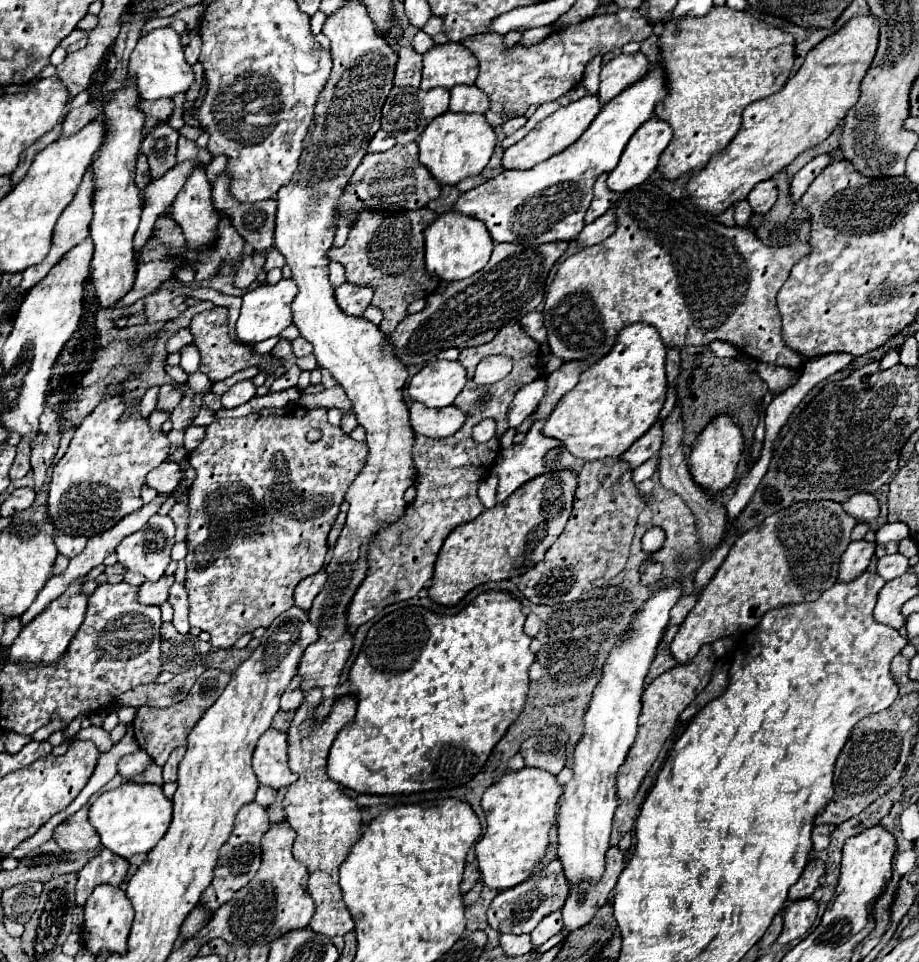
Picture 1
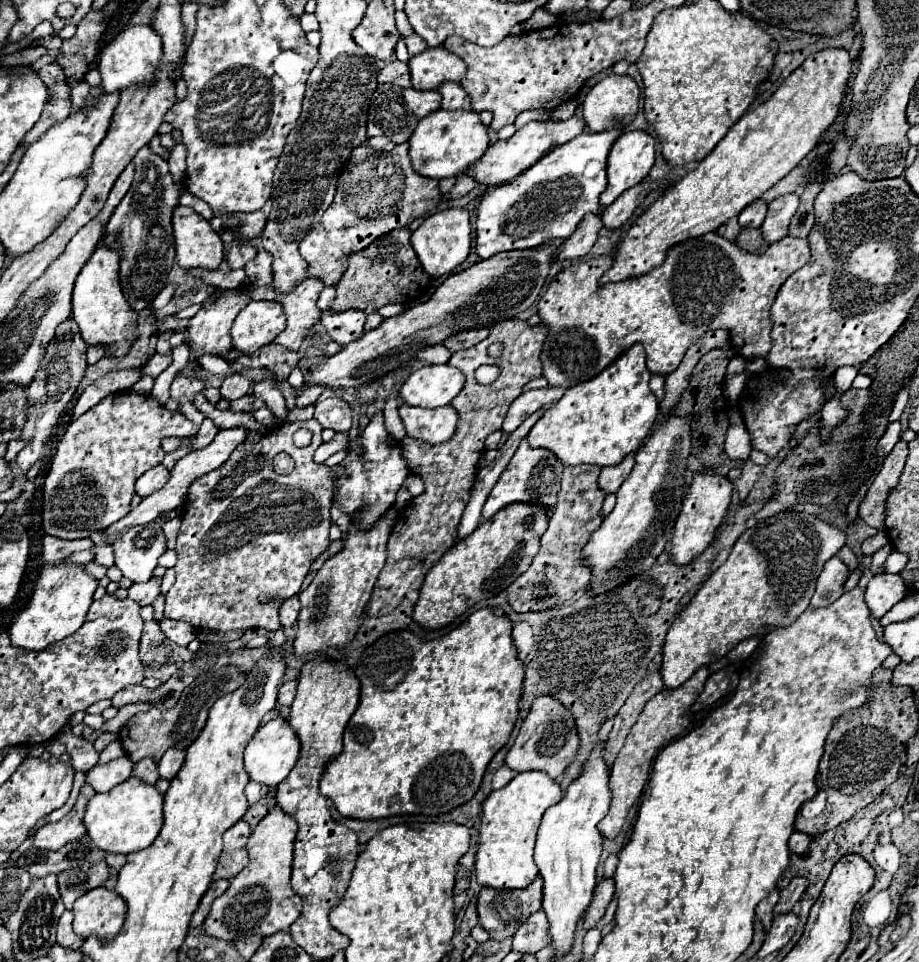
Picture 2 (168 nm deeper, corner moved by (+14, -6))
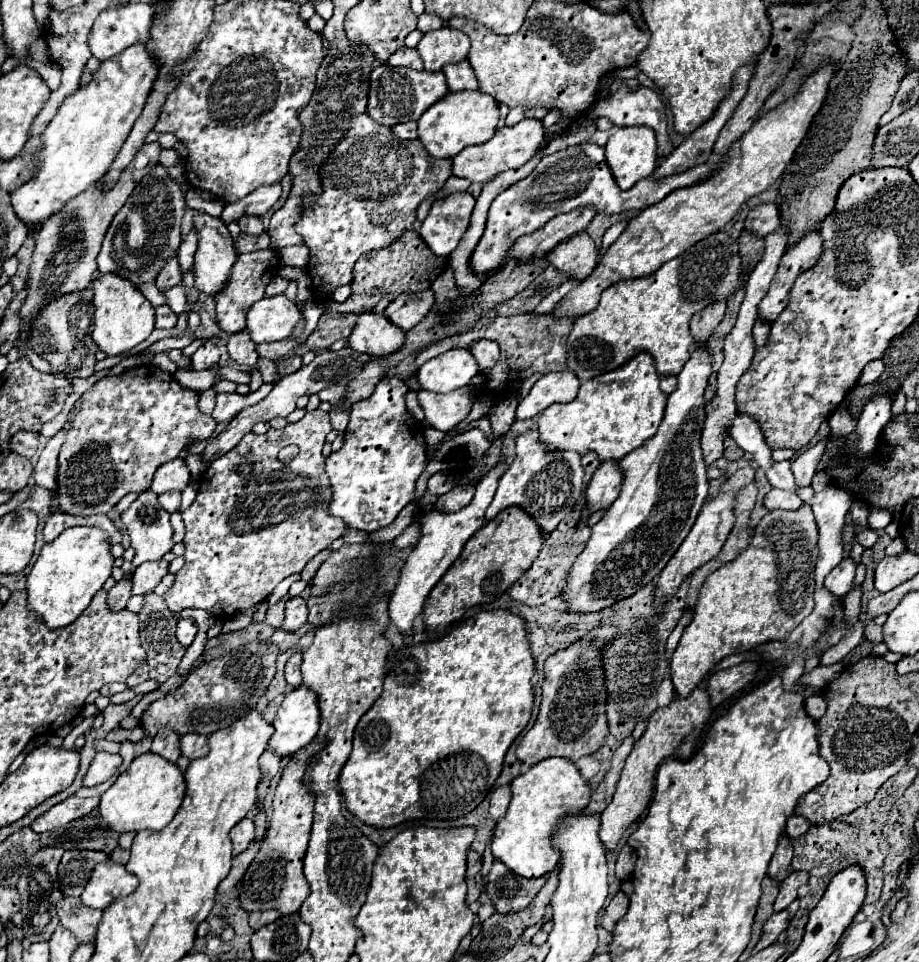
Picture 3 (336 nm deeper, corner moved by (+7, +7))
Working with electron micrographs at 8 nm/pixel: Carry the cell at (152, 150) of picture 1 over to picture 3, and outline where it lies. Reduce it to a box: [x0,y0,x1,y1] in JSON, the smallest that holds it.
[98,165,184,285]

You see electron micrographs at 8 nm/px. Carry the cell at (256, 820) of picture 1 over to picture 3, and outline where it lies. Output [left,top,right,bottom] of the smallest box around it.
[230,813,254,855]

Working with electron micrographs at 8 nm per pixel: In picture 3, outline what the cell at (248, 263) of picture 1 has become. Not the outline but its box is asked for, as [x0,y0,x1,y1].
[238,215,264,235]

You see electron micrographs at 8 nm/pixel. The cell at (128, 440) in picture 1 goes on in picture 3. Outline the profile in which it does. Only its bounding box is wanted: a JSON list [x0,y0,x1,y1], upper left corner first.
[60,365,216,515]

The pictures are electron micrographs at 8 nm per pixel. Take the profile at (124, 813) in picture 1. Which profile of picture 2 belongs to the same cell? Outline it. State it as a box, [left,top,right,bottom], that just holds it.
[83,778,163,854]

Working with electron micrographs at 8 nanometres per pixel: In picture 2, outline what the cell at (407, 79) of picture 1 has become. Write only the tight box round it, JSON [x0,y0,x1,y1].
[377,60,411,88]

